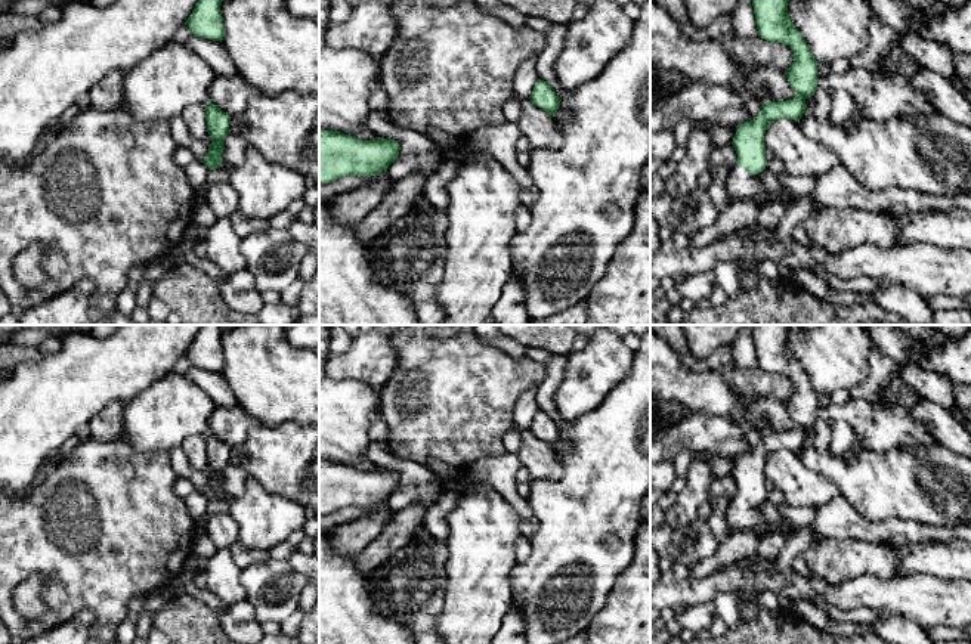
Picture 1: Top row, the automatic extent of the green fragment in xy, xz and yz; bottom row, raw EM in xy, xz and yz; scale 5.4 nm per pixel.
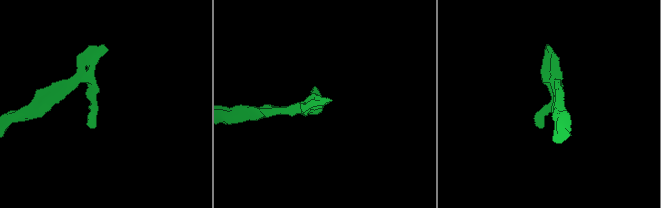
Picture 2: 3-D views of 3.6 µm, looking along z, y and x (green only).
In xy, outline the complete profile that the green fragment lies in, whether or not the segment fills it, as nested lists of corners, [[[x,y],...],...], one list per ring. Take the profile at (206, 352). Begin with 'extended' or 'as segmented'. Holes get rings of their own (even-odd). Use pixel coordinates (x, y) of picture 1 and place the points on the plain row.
as segmented; [[[201,325],[192,344],[185,353],[194,368],[222,374],[225,368],[223,347],[220,343],[223,329],[223,325]]]

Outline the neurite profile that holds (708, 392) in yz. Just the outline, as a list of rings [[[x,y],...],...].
[[[650,329],[650,394],[683,405],[687,412],[708,412],[715,417],[726,417],[737,421],[764,421],[763,433],[779,433],[794,430],[798,425],[791,418],[786,402],[771,397],[754,397],[749,403],[739,402],[733,388],[723,375],[723,371],[695,372],[687,369],[678,354]]]

